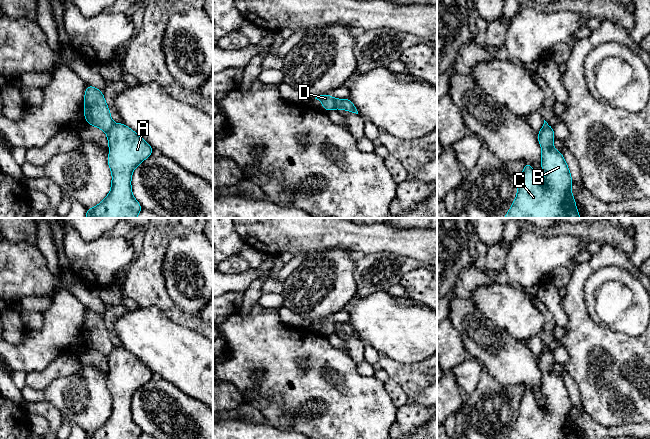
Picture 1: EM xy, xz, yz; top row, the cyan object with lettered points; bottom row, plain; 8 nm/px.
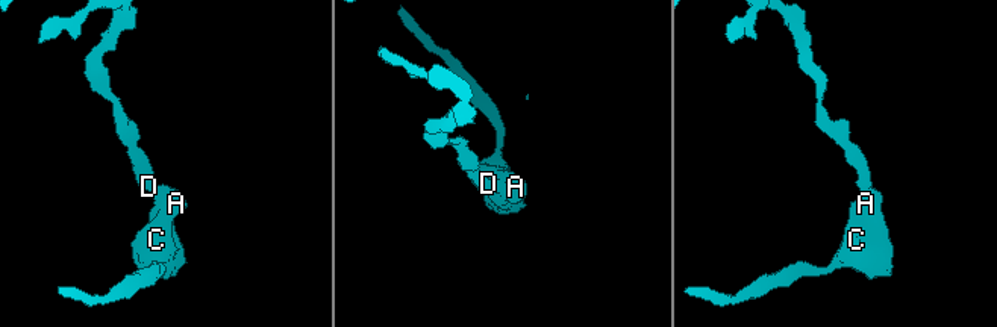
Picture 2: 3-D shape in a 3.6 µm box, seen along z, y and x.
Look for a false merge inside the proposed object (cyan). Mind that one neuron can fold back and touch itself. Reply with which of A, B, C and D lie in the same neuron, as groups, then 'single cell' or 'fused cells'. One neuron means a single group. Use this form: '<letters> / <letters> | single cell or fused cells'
A B C / D | fused cells

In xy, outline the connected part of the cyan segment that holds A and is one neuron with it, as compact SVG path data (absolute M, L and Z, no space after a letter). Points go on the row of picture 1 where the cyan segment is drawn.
M123 123L113 124L107 133L107 139L109 143L107 163L113 177L111 191L100 204L86 210L86 218L136 218L143 208L132 194L132 172L142 161L147 159L154 150L145 140L139 137L136 132Z

